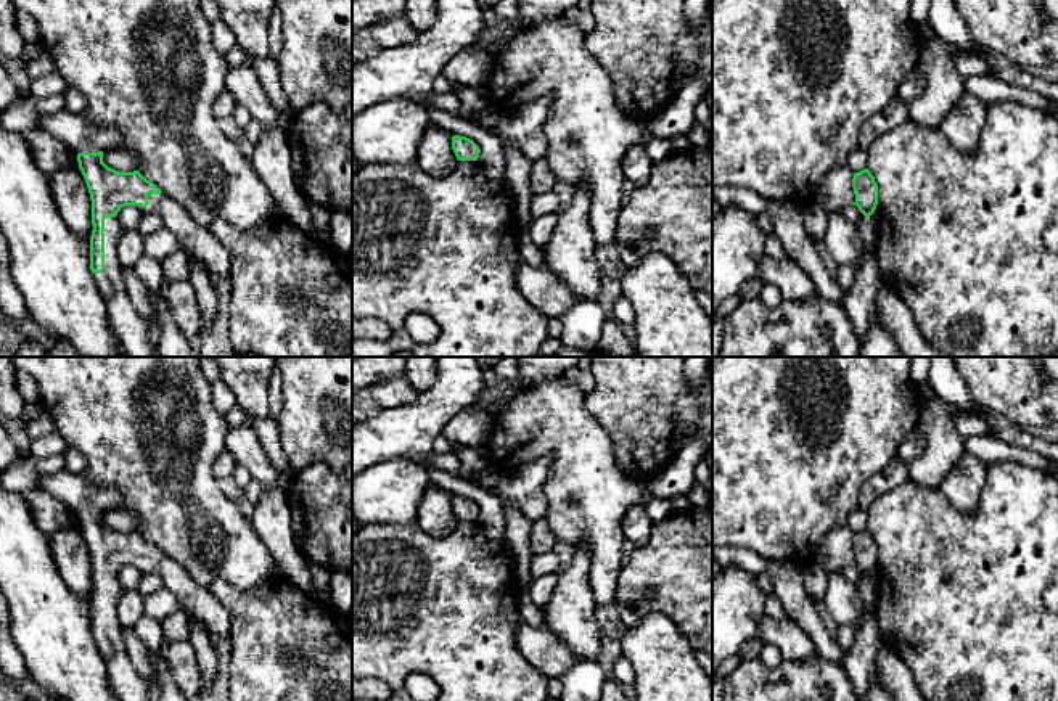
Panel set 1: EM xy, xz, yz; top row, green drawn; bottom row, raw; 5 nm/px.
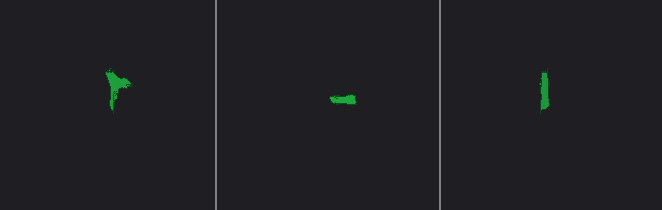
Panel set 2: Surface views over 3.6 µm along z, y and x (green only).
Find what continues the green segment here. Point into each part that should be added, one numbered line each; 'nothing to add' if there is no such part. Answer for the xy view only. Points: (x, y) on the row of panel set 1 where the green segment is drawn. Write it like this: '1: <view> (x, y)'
1: xy (73, 129)
2: xy (200, 245)
3: xy (131, 330)

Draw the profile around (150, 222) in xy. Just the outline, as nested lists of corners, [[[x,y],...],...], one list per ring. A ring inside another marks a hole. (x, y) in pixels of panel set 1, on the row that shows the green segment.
[[[143,212],[138,233],[145,238],[158,230],[164,228],[162,219],[154,212]]]

